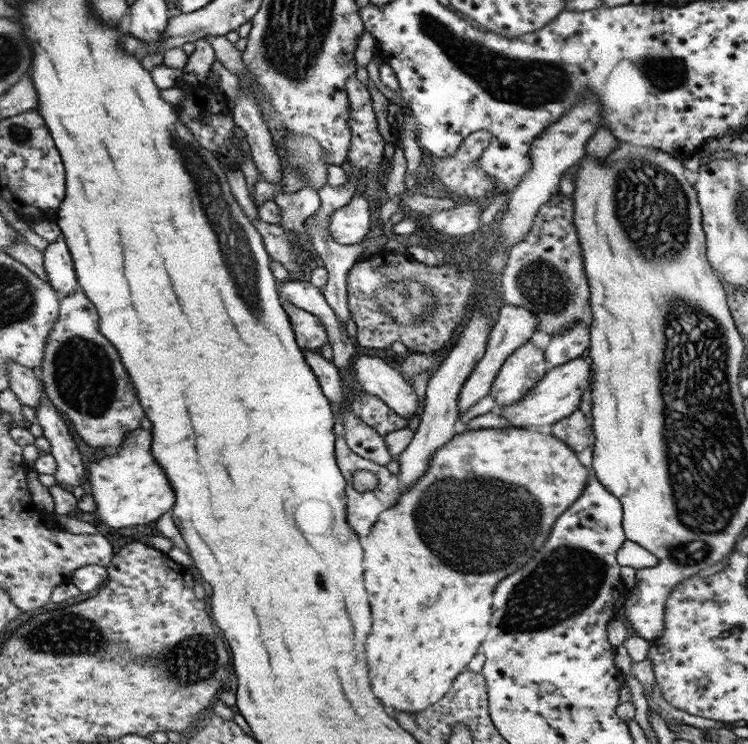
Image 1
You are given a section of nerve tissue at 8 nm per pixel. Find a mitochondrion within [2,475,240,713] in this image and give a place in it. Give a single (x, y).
(64, 634)

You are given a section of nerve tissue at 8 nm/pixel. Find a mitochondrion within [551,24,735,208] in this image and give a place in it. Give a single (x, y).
(669, 74)

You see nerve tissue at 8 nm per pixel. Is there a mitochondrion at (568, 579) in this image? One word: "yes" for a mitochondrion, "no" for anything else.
yes

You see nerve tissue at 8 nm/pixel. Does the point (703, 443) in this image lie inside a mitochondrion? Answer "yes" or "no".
yes

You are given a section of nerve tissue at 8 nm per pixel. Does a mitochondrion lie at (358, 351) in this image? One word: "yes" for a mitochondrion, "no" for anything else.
no

